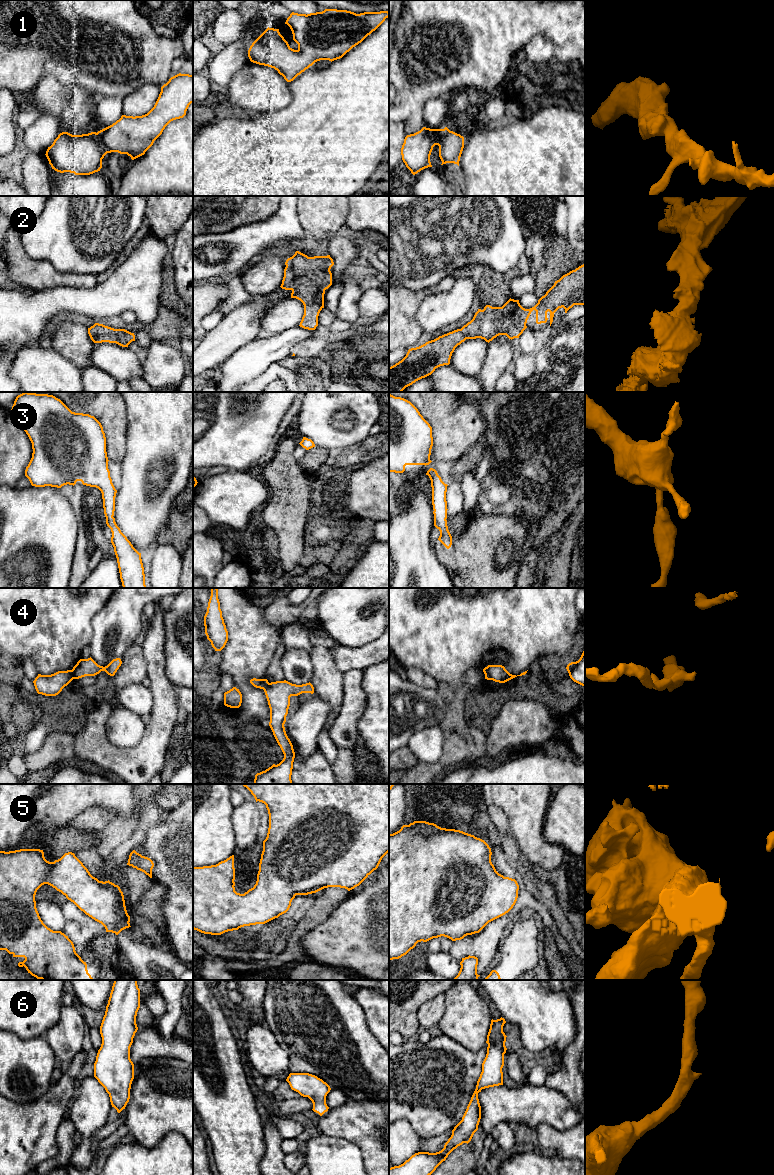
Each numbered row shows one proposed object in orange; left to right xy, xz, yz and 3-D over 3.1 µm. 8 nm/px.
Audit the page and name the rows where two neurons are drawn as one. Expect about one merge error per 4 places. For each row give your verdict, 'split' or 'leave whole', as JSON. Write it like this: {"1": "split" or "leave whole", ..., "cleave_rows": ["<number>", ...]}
{"1": "leave whole", "2": "leave whole", "3": "leave whole", "4": "split", "5": "leave whole", "6": "leave whole", "cleave_rows": ["4"]}

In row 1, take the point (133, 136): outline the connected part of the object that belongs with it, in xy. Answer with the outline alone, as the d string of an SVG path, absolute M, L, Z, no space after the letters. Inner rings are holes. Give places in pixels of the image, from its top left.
M179 73L161 87L154 107L147 114L135 117L122 115L115 123L97 133L72 135L62 132L48 147L45 155L52 169L75 175L90 175L100 171L102 159L107 153L127 154L134 160L145 154L171 121L183 118L191 103L193 103L193 75Z

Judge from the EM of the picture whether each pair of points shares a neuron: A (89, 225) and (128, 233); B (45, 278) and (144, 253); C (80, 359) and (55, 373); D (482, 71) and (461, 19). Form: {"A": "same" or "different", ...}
{"A": "same", "B": "different", "C": "different", "D": "same"}

